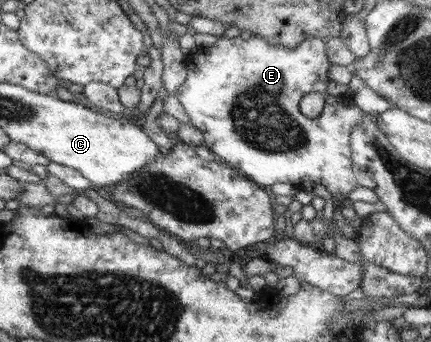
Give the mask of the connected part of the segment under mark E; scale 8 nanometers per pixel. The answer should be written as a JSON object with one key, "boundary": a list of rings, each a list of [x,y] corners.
{"boundary":[[[239,36],[233,39],[221,37],[219,42],[213,45],[213,47],[199,47],[195,53],[191,52],[191,55],[188,54],[187,80],[183,82],[183,86],[179,88],[176,97],[185,109],[191,123],[205,134],[204,146],[213,152],[220,161],[226,162],[233,168],[241,170],[251,181],[255,181],[255,183],[263,187],[269,187],[269,185],[275,185],[275,183],[290,183],[300,188],[301,183],[305,183],[305,181],[312,181],[314,184],[321,183],[331,193],[333,205],[335,206],[336,212],[338,212],[342,207],[342,199],[340,197],[342,197],[342,195],[349,197],[349,193],[355,191],[359,186],[358,178],[354,172],[354,153],[351,149],[350,140],[352,131],[356,128],[356,125],[360,125],[363,118],[366,117],[366,112],[363,111],[361,107],[357,107],[348,95],[335,96],[330,94],[327,94],[325,109],[321,117],[307,117],[307,115],[300,110],[300,103],[305,95],[313,92],[325,93],[325,91],[327,91],[327,85],[329,85],[330,82],[330,67],[330,54],[327,50],[326,41],[318,38],[303,42],[303,44],[299,45],[295,50],[287,50],[287,47],[281,46],[281,44],[271,44],[271,42],[267,42],[267,39],[256,36],[253,36],[247,41],[243,41]]]}

